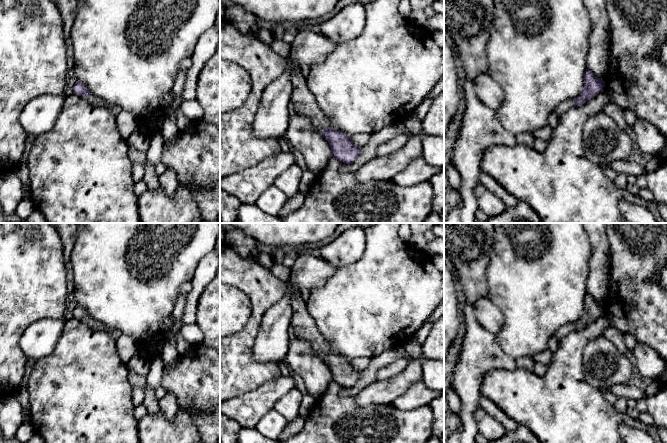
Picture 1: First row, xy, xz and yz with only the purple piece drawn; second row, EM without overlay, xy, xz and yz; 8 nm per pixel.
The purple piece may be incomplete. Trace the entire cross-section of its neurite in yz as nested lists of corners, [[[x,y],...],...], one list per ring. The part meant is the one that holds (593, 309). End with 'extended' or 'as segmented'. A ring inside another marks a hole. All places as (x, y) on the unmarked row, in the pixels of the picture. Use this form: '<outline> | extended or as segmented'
[[[586,293],[584,298],[584,312],[580,319],[573,324],[567,324],[559,327],[554,333],[554,337],[560,340],[574,330],[583,329],[586,325],[595,321],[604,311],[605,305],[596,301],[591,294]]] | extended

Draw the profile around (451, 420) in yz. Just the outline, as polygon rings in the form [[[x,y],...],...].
[[[444,392],[444,443],[447,443],[450,436],[459,428],[459,425],[460,417],[450,409]]]

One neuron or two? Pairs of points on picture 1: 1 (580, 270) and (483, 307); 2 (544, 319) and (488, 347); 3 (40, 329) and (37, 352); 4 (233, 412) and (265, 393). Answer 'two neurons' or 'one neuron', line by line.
1: two neurons
2: two neurons
3: one neuron
4: one neuron

